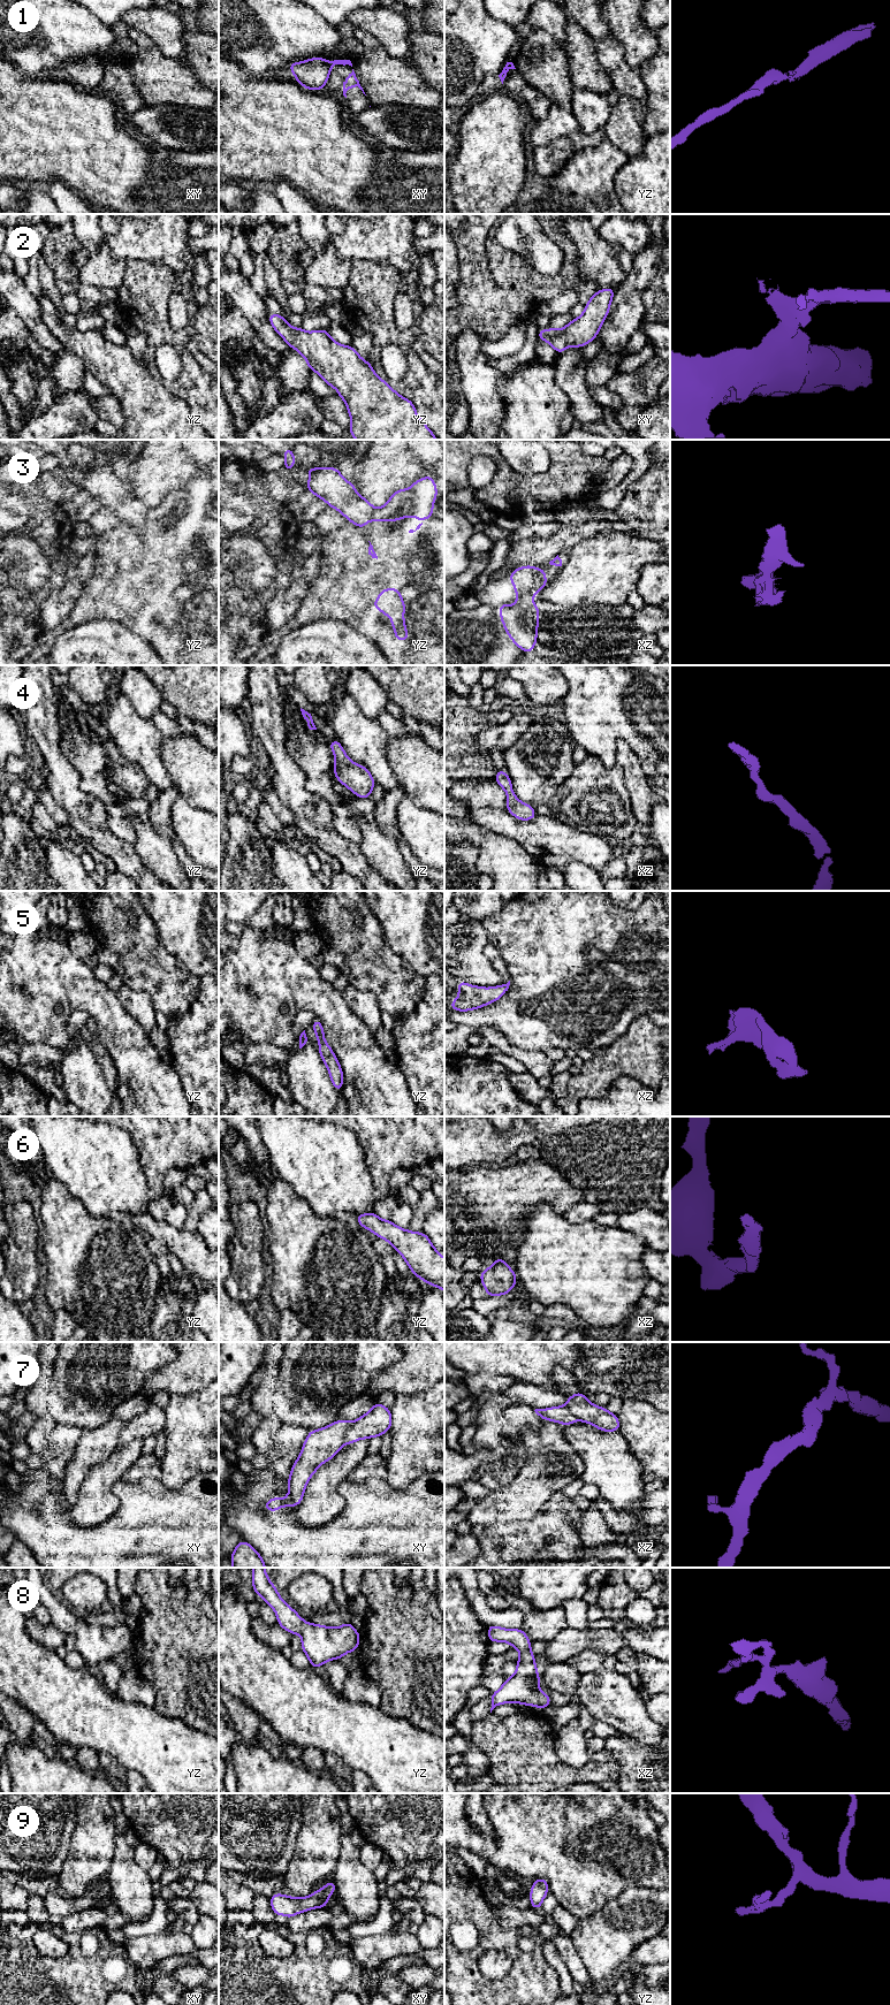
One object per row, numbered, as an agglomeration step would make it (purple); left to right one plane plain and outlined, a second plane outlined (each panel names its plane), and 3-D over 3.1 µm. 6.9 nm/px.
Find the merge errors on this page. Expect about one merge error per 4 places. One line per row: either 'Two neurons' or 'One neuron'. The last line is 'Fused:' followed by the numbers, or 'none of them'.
1: Two neurons
2: One neuron
3: One neuron
4: One neuron
5: One neuron
6: One neuron
7: Two neurons
8: One neuron
9: One neuron
Fused: 1, 7

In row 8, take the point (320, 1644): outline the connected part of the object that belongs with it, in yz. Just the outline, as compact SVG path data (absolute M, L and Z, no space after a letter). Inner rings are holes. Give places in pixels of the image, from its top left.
M265 1568L252 1569L252 1583L252 1592L260 1594L264 1603L274 1609L277 1624L292 1636L302 1634L301 1648L309 1657L312 1669L324 1665L328 1660L340 1660L344 1654L357 1650L362 1634L351 1622L340 1627L306 1623L281 1599Z

